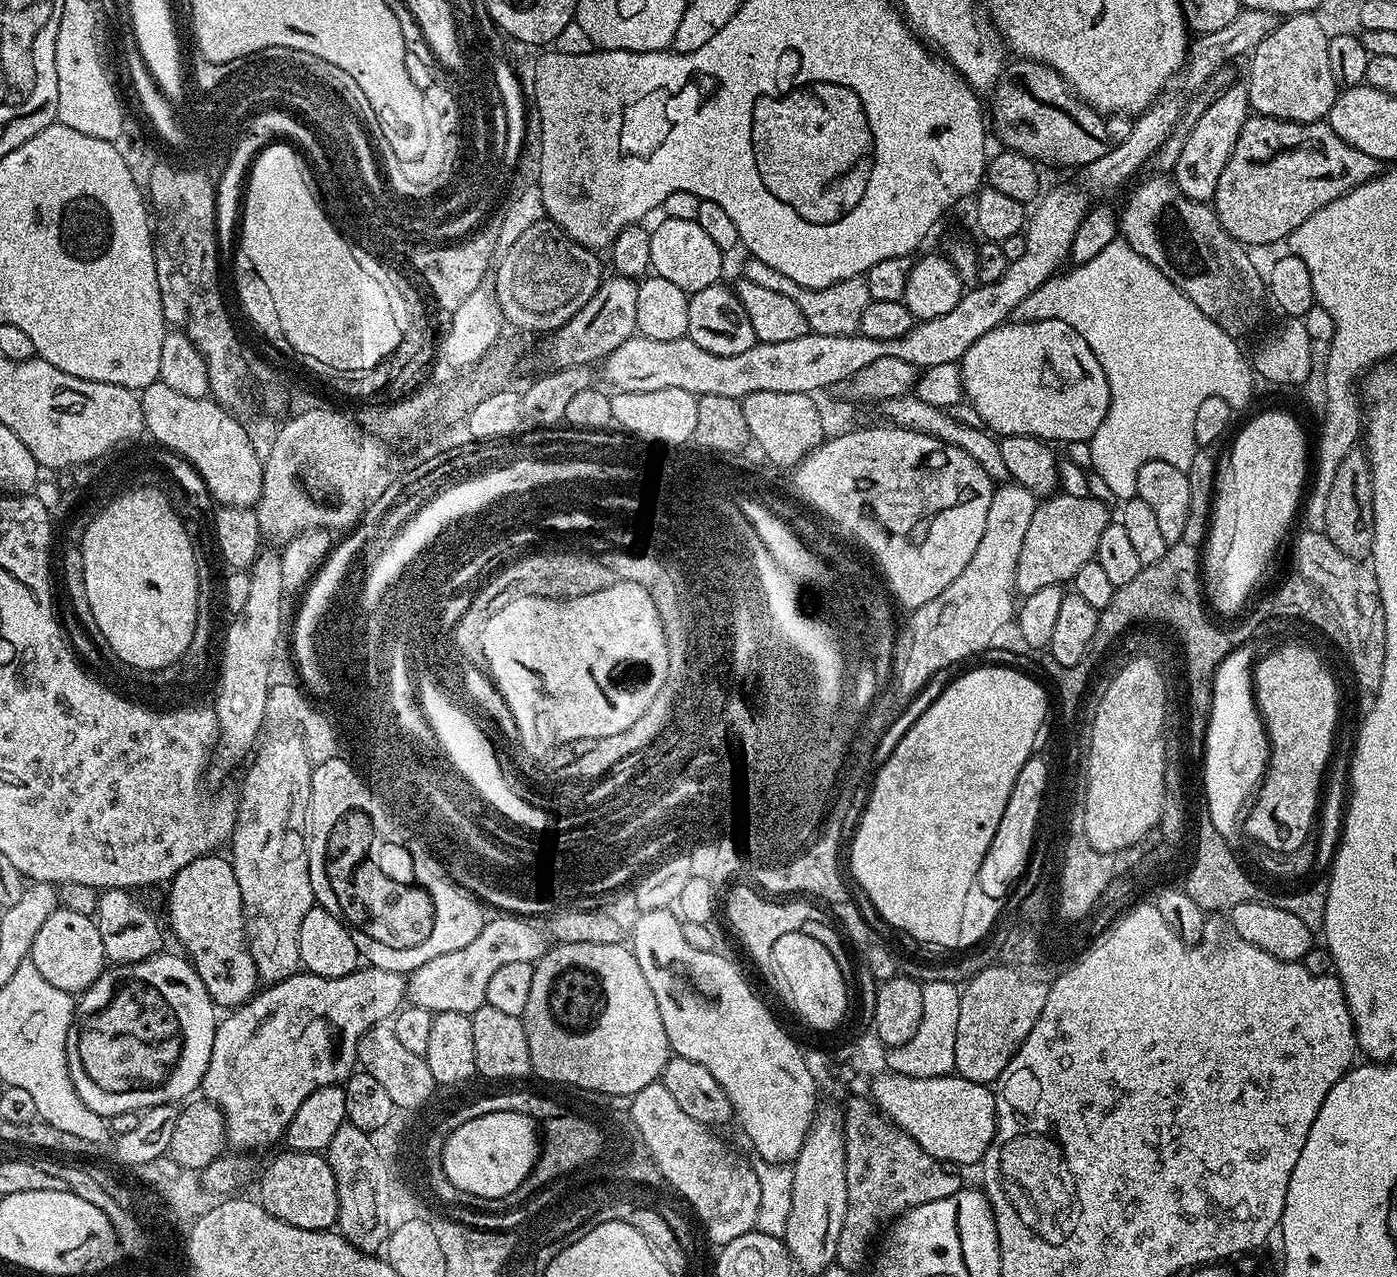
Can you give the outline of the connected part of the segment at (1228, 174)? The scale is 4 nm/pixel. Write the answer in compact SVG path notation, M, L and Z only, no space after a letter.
M1252 114L1238 134L1238 142L1226 162L1226 170L1222 170L1222 178L1218 178L1214 211L1223 228L1239 244L1276 244L1279 240L1281 243L1287 241L1292 232L1298 230L1306 218L1310 218L1310 214L1342 198L1351 188L1370 182L1381 171L1381 160L1370 158L1370 154L1338 138L1338 134L1334 134L1334 130L1324 120L1303 124Z

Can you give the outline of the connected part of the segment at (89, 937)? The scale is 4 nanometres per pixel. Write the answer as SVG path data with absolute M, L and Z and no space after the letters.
M57 907L54 914L42 922L38 934L34 934L30 958L42 978L73 994L85 992L96 979L103 974L106 967L102 950L102 934L98 934L95 919L86 914L78 914L66 907Z

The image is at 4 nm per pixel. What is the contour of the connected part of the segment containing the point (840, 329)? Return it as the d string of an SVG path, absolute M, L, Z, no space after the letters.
M745 259L743 279L758 282L758 286L767 286L769 290L778 290L778 294L786 294L794 302L798 302L798 310L806 314L809 329L827 336L850 336L859 329L862 322L862 310L872 301L870 286L866 286L863 276L846 278L842 282L832 284L829 288L800 288L798 282L786 278L774 266L766 266L761 260Z

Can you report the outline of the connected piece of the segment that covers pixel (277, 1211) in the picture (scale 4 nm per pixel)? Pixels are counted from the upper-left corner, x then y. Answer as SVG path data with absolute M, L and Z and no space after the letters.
M284 1150L264 1168L260 1176L258 1203L274 1218L290 1222L302 1230L328 1230L336 1223L338 1192L334 1176L325 1157L319 1152L294 1152Z

